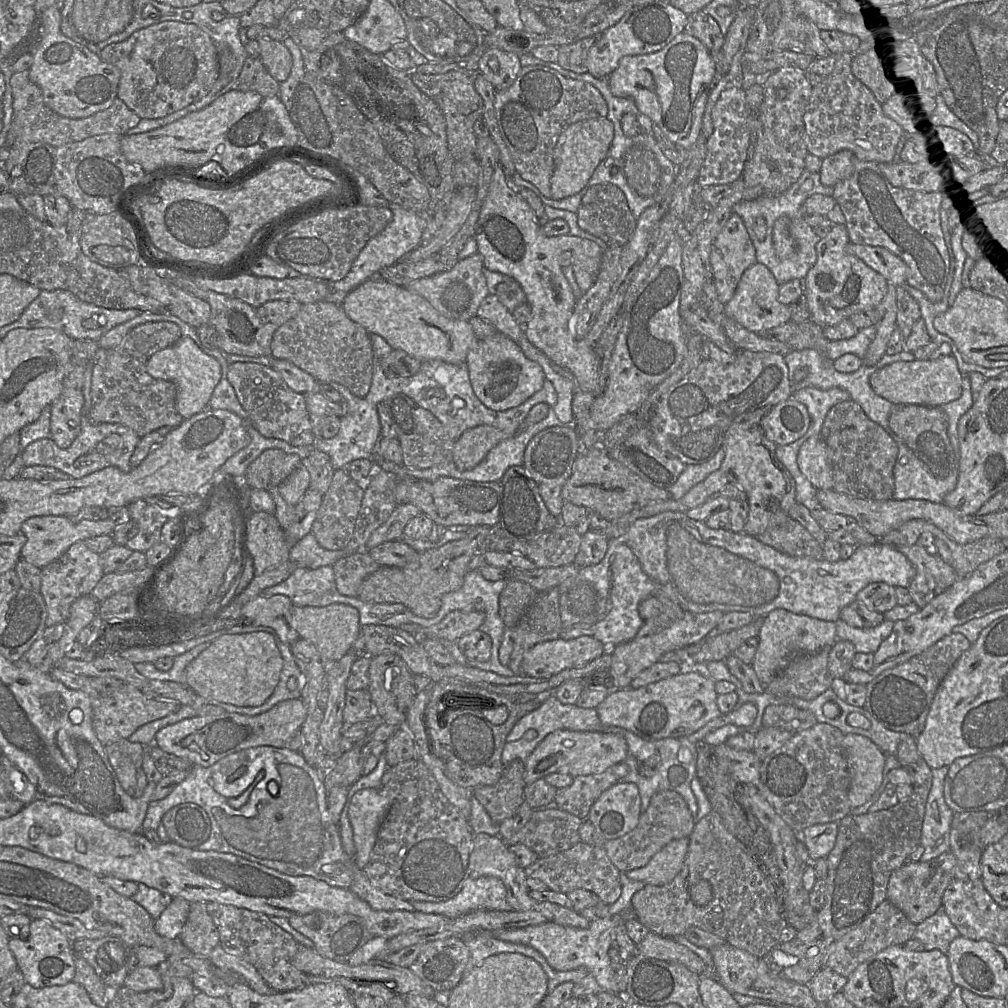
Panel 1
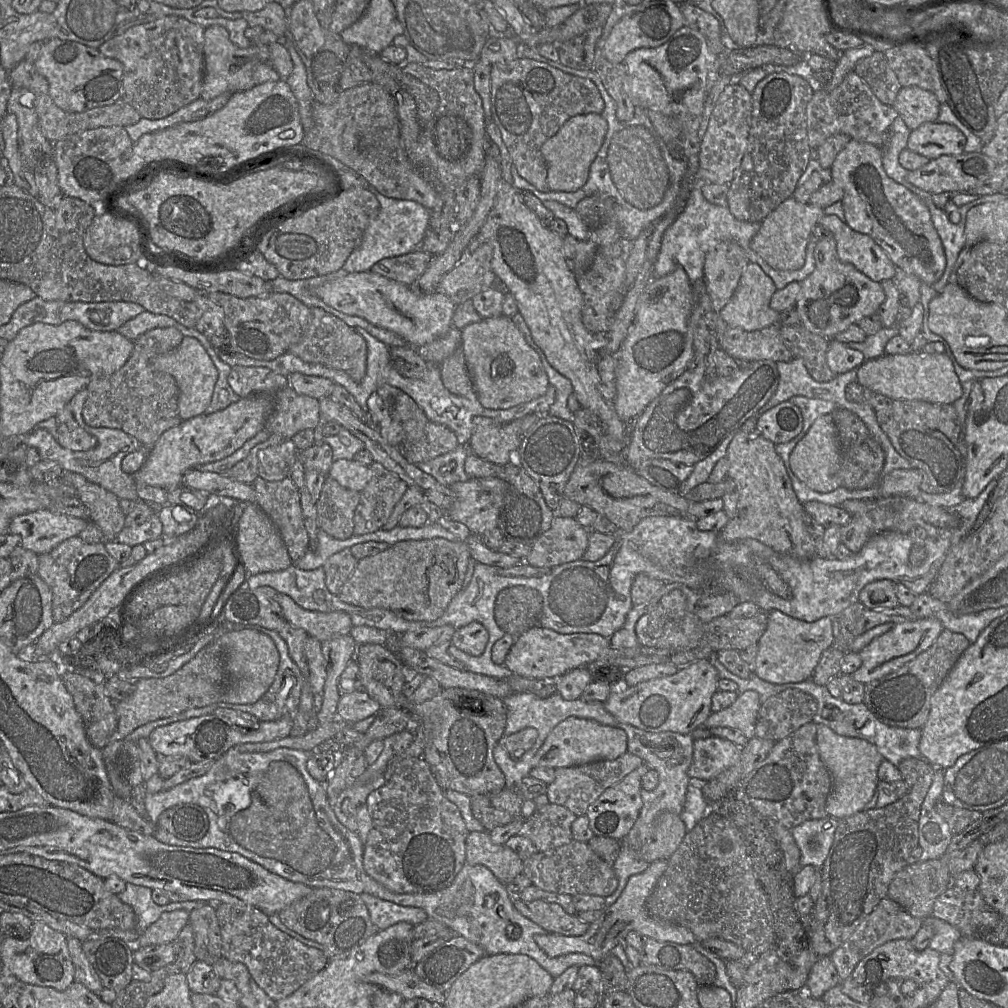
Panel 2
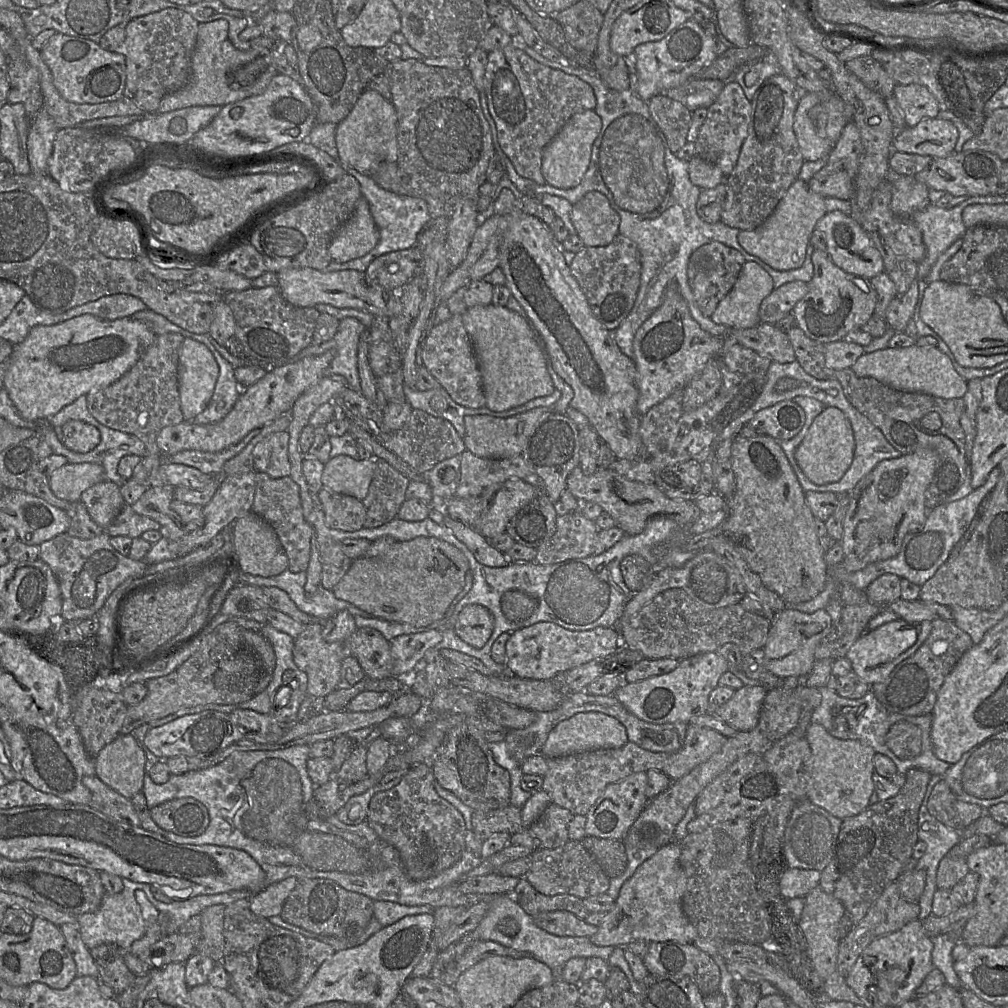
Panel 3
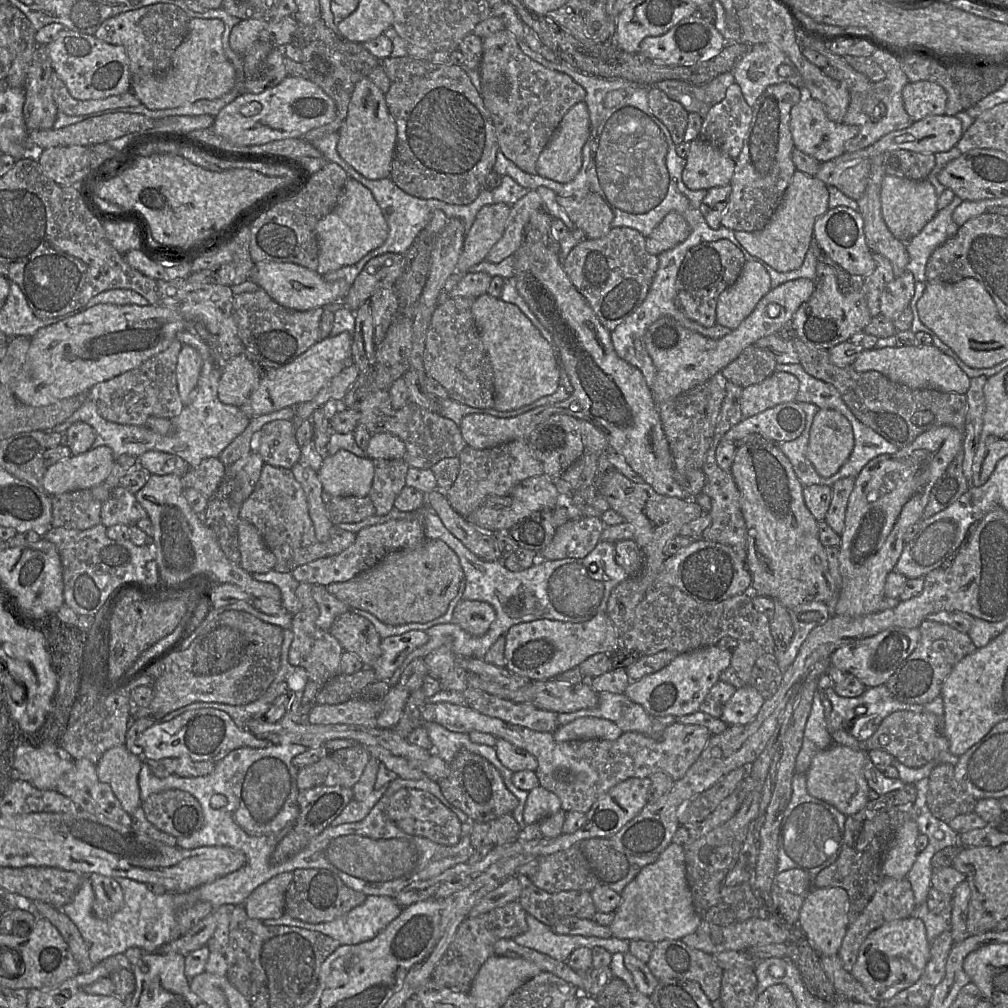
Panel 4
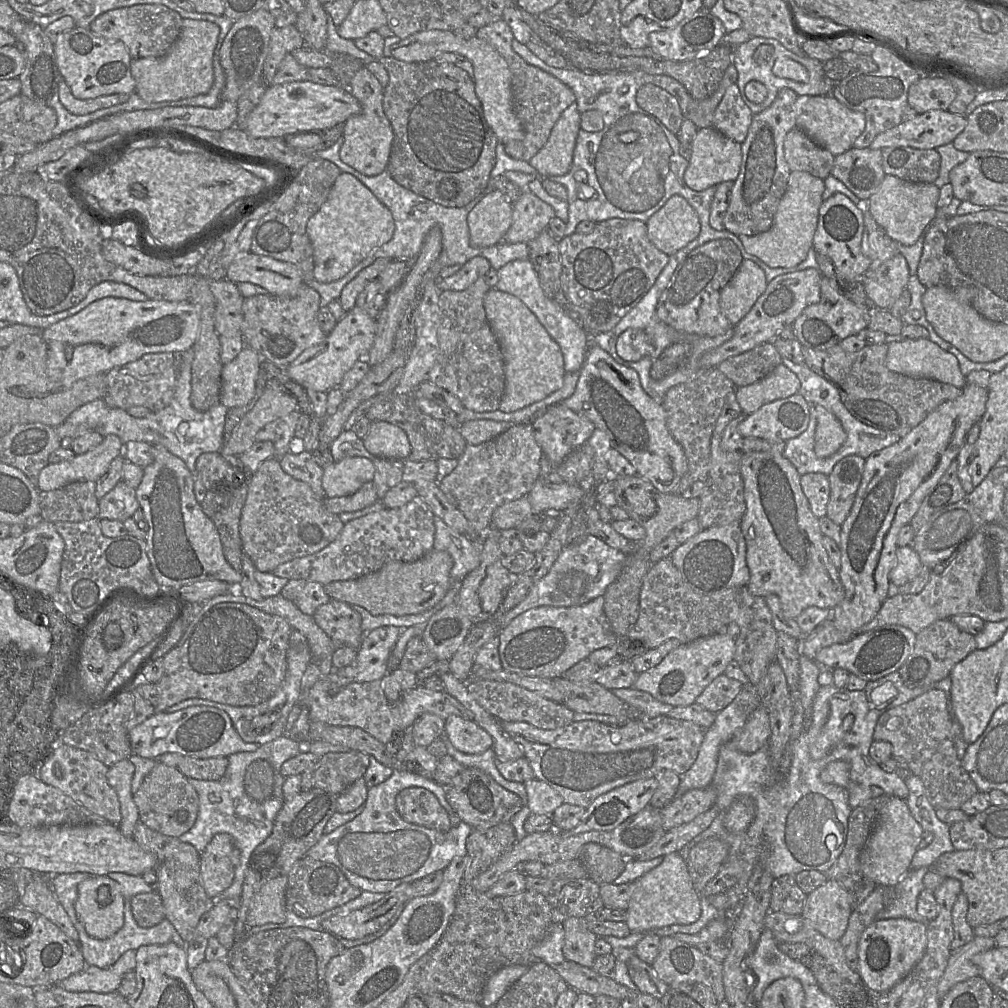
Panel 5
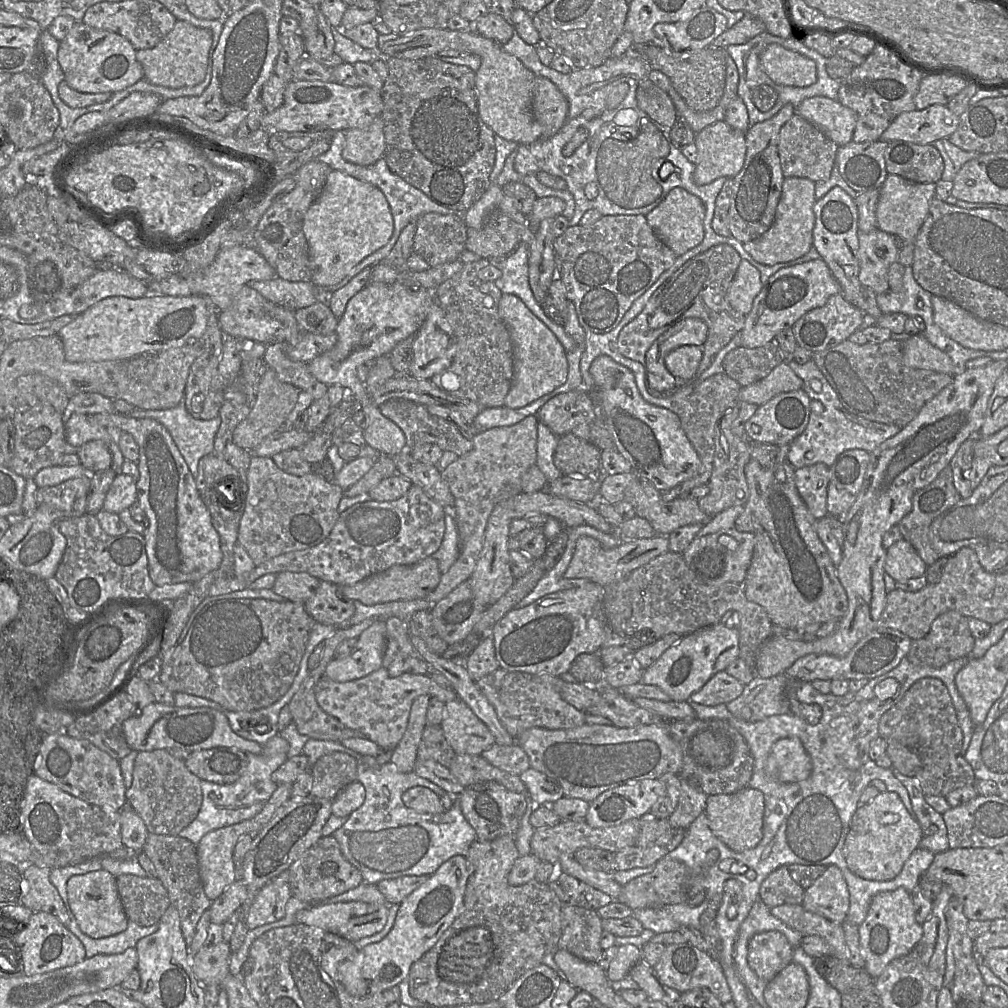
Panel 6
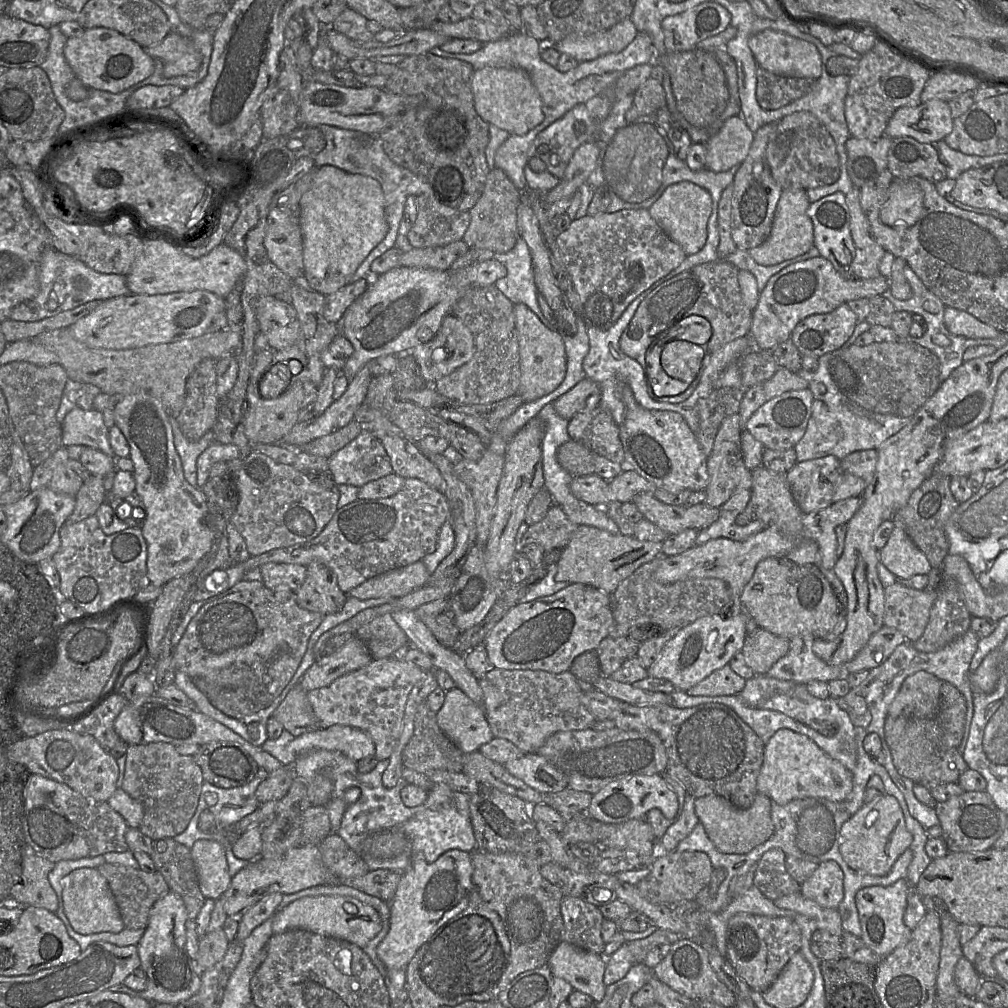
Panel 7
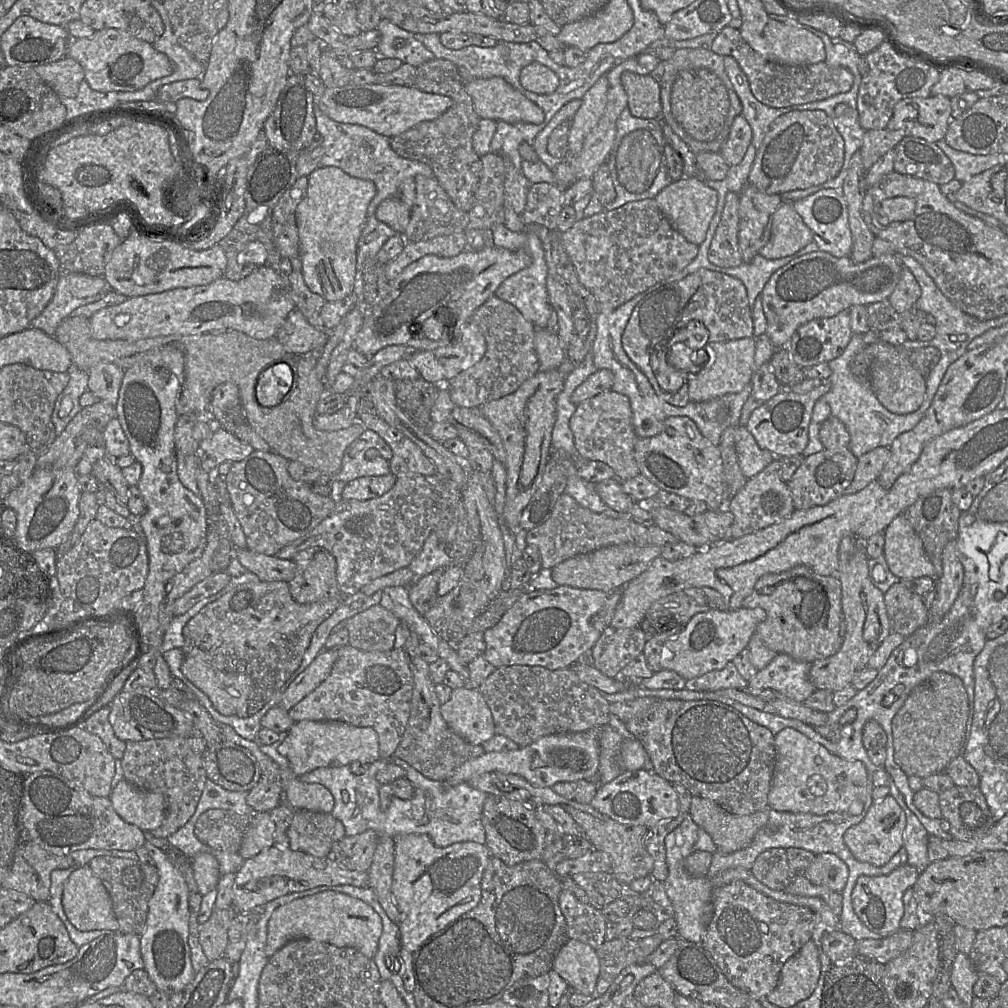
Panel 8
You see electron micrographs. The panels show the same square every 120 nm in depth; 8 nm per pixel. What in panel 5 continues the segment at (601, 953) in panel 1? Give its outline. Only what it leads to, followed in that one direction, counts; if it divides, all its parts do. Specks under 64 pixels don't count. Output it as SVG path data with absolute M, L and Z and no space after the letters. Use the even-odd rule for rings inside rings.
M679 852L668 854L656 868L631 883L631 897L626 924L632 933L648 933L655 929L696 922L701 915L700 896L695 891L687 862Z

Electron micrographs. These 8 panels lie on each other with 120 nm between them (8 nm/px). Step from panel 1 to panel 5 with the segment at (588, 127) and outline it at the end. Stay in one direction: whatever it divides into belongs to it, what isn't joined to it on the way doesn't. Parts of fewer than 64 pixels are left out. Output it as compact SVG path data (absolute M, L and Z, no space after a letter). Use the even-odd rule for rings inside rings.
M576 102L561 113L548 141L529 161L539 176L561 176L569 172L576 139L581 129L580 116Z

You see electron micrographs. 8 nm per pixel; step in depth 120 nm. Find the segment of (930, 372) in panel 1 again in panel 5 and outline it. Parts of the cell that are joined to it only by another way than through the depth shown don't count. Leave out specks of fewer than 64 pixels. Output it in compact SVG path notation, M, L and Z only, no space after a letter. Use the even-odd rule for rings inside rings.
M917 337L890 342L885 365L899 374L933 379L961 389L967 384L957 358L929 338Z

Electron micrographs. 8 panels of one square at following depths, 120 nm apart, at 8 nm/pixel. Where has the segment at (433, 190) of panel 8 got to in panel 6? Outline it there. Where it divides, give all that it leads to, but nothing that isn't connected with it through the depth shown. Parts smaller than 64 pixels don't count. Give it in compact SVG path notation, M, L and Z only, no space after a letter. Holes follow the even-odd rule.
M435 212L426 213L416 222L412 252L421 256L430 267L453 262L466 249L467 229L463 217Z

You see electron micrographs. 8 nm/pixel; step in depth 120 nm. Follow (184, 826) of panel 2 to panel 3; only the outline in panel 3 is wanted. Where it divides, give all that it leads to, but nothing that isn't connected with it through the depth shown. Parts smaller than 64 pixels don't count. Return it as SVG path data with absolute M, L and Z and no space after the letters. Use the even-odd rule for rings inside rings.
M190 797L164 802L150 809L150 814L160 828L180 836L199 836L209 825L207 808Z

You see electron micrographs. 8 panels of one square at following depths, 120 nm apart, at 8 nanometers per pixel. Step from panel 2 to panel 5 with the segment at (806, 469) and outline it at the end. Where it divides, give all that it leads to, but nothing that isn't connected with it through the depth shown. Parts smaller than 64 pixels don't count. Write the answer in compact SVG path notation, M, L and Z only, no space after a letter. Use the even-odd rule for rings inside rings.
M816 406L817 425L814 452L819 458L836 453L846 440L846 433L837 417L821 406Z

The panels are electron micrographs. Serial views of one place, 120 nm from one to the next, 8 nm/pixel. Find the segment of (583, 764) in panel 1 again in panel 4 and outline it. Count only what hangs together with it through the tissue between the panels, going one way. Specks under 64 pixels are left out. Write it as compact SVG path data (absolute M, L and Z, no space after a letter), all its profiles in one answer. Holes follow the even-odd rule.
M580 717L560 725L553 732L558 742L572 740L605 739L615 740L624 732L613 721L597 717Z

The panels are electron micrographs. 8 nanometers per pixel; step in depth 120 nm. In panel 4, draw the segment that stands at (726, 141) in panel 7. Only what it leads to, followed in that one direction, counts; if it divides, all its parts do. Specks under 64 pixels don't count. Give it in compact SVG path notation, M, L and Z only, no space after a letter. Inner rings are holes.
M698 137L690 142L682 180L691 190L730 185L735 165L736 160Z

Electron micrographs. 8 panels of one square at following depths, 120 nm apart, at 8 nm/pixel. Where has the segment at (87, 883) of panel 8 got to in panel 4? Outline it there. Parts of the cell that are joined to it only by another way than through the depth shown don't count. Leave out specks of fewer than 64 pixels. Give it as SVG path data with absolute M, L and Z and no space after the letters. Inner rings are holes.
M93 873L88 876L95 895L93 912L99 919L107 919L119 911L123 904L123 890L114 877Z

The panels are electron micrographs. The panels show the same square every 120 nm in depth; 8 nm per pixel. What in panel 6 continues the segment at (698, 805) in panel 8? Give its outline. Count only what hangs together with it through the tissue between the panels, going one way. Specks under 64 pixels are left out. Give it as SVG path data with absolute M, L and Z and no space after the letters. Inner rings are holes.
M746 787L732 794L710 795L704 812L713 834L735 852L752 849L763 838L764 794L760 790Z

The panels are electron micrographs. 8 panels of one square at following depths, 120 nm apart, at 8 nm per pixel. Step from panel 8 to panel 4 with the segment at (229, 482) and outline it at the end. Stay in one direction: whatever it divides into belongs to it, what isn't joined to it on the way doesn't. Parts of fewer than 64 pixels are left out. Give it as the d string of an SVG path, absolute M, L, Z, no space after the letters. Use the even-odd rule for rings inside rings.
M265 463L252 493L241 504L239 518L257 528L264 543L276 557L273 570L280 573L291 573L298 566L337 555L350 547L356 539L355 533L333 525L328 540L319 541L309 515L306 495L291 470Z

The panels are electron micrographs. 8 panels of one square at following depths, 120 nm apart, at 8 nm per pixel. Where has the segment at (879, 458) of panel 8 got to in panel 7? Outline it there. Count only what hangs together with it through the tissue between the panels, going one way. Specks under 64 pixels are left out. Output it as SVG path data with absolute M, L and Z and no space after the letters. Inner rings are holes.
M876 449L856 451L841 459L840 477L832 498L833 503L861 497L873 480L877 461Z

